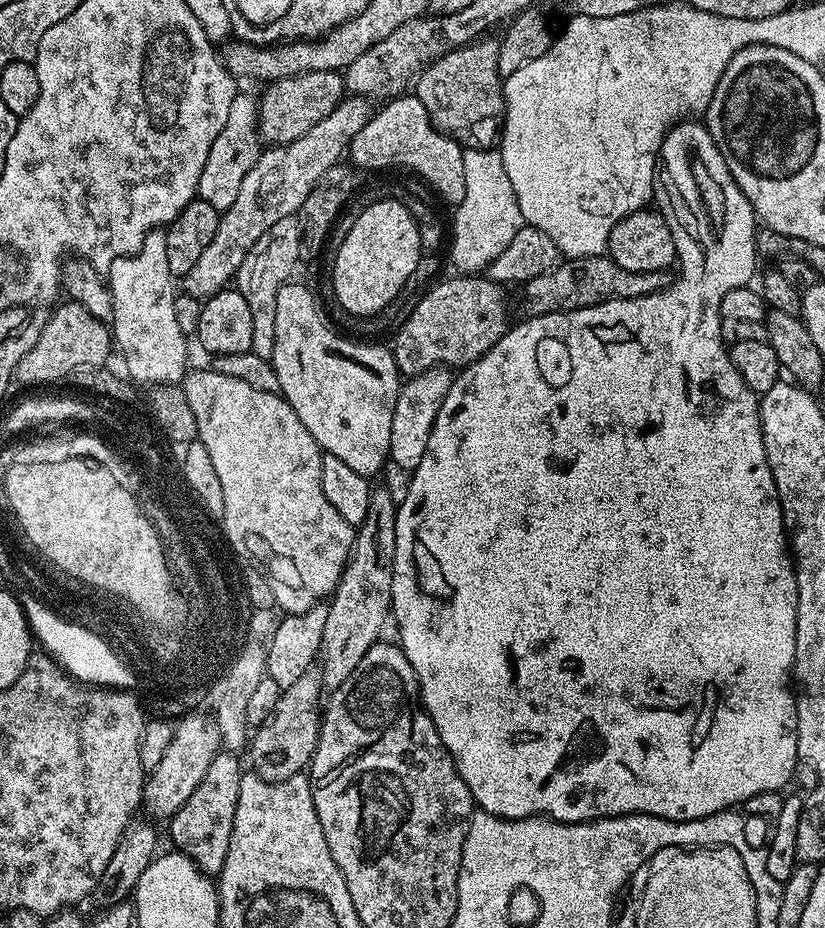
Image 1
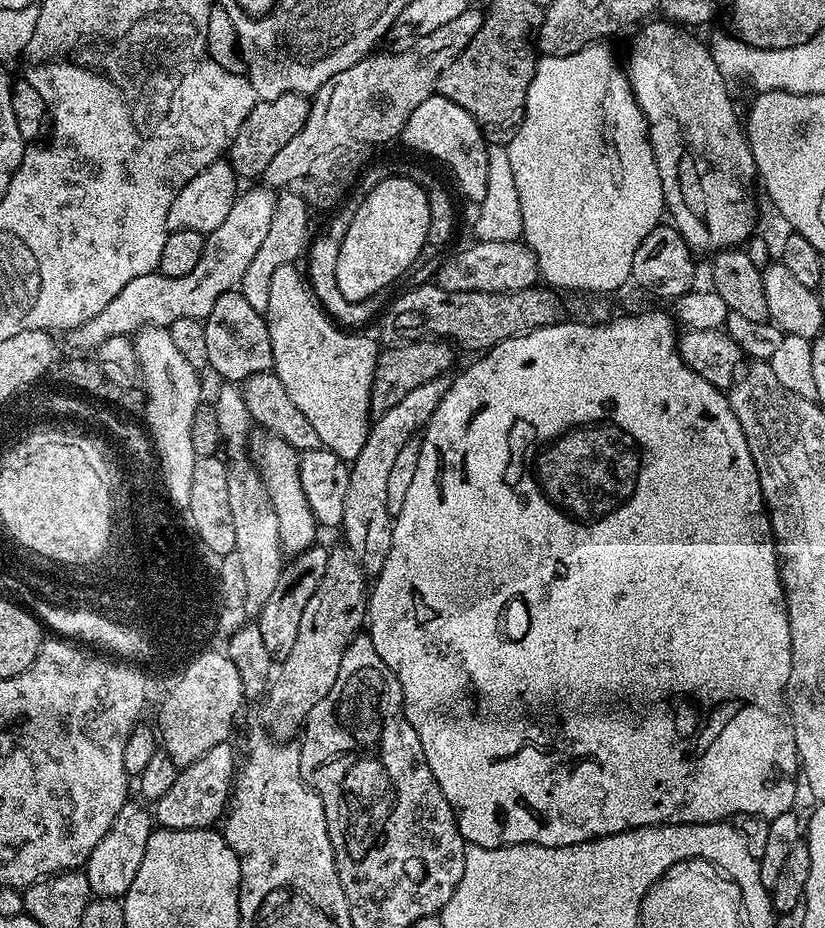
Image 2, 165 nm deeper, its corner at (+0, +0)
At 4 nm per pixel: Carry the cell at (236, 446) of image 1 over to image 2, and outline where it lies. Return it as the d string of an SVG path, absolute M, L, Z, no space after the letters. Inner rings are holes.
M264 434L260 441L252 448L252 456L256 459L254 468L262 477L264 491L268 494L268 503L272 505L274 514L278 518L280 531L280 547L285 553L299 554L305 552L317 543L316 531L318 525L314 514L310 510L310 502L306 502L300 481L301 453L291 448L281 436Z

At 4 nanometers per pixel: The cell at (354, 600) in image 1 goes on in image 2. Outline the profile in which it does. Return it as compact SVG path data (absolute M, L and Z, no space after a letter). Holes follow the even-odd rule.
M447 375L434 378L418 390L410 390L402 402L383 409L375 417L374 423L368 431L366 446L362 448L362 454L351 461L348 473L350 474L350 490L346 492L346 510L344 511L343 543L352 554L353 560L360 564L365 574L379 574L384 569L386 558L392 549L392 526L394 514L388 505L386 489L390 479L390 470L394 467L394 461L406 446L427 424L434 410L438 410L438 402L446 394L450 383Z

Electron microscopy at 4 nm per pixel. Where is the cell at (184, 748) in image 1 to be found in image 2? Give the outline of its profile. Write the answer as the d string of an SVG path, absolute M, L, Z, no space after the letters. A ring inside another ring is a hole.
M223 651L204 652L196 656L184 668L184 673L172 684L172 689L160 704L160 724L158 740L177 766L184 769L214 746L225 743L232 732L232 723L240 712L240 704L245 701L242 678L236 663Z

